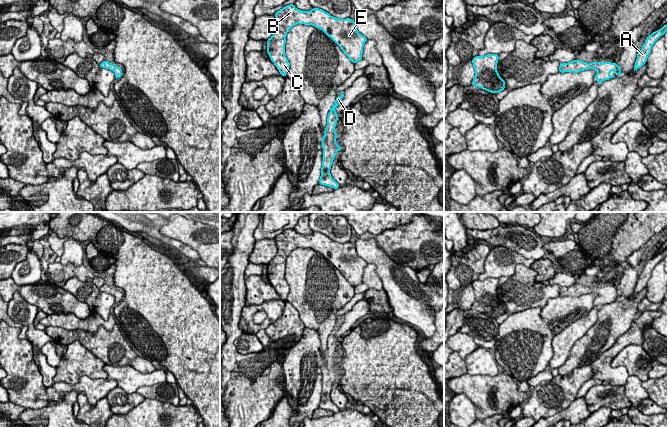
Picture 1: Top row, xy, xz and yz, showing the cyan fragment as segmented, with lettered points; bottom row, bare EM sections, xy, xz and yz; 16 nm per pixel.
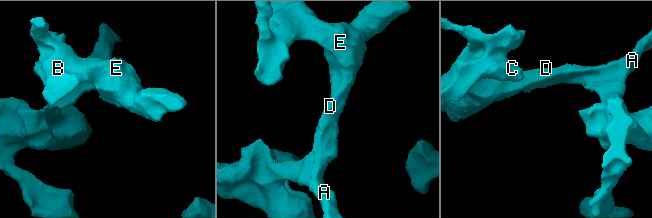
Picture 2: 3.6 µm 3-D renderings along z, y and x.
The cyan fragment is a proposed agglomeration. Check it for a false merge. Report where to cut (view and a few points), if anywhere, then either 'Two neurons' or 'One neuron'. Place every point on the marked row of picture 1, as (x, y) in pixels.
No split. One neuron

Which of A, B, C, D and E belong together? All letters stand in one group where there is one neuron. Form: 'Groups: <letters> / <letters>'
Groups: A B C D E

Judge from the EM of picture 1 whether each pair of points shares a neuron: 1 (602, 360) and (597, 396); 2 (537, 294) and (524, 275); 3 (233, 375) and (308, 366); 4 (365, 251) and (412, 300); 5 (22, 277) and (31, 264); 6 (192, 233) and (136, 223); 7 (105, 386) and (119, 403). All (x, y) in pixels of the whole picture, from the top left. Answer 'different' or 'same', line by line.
1: different
2: same
3: different
4: same
5: same
6: different
7: different

